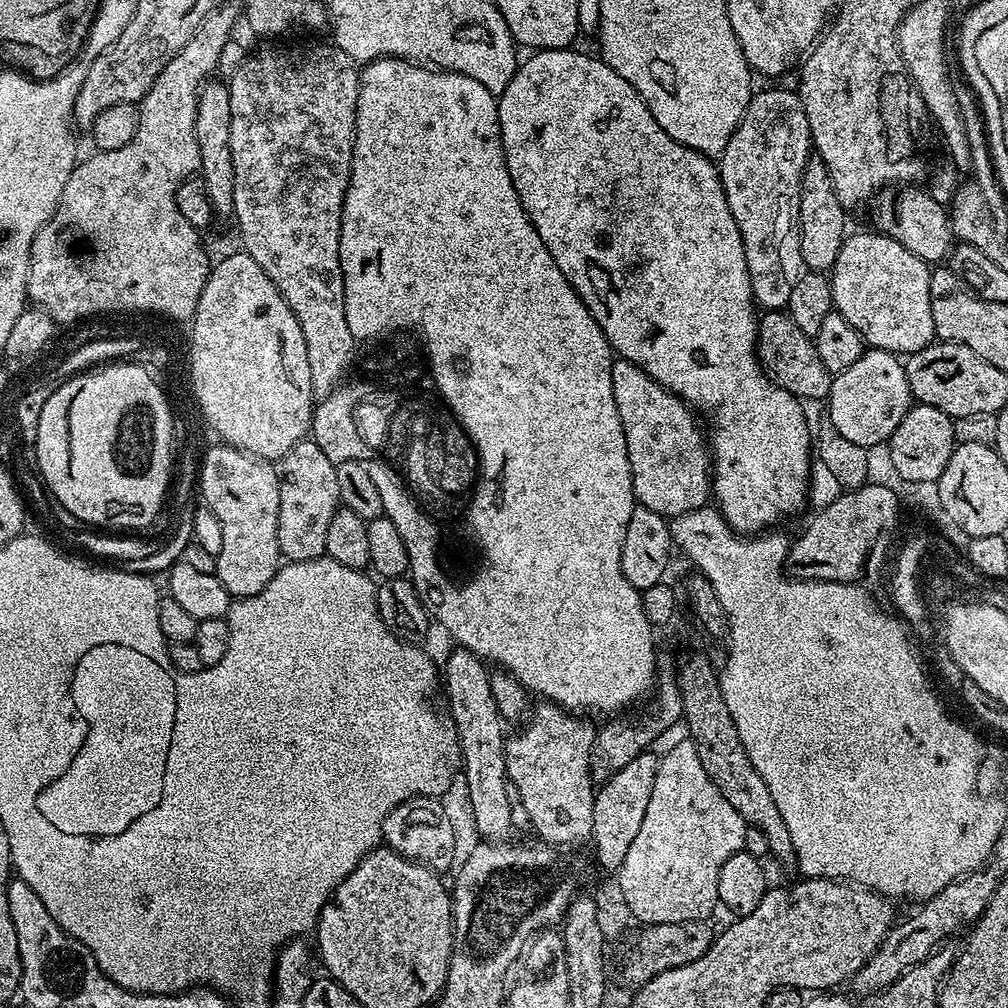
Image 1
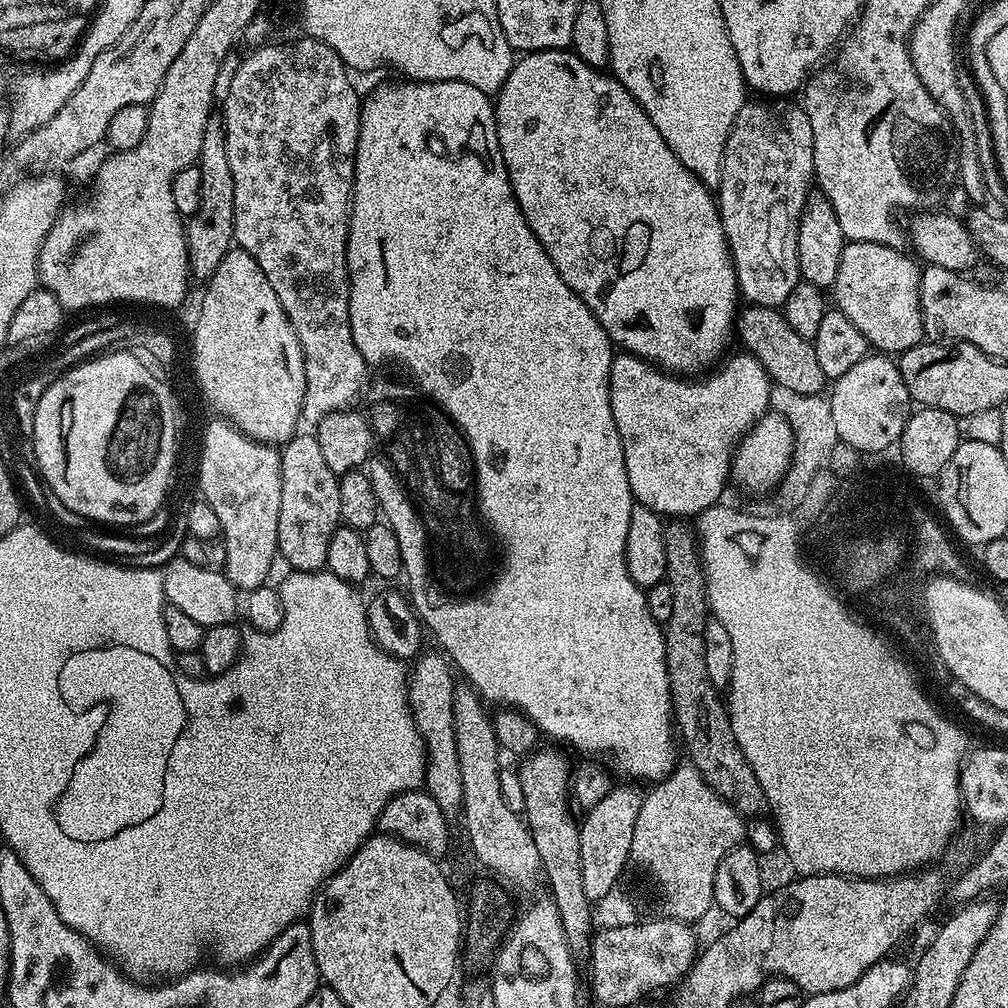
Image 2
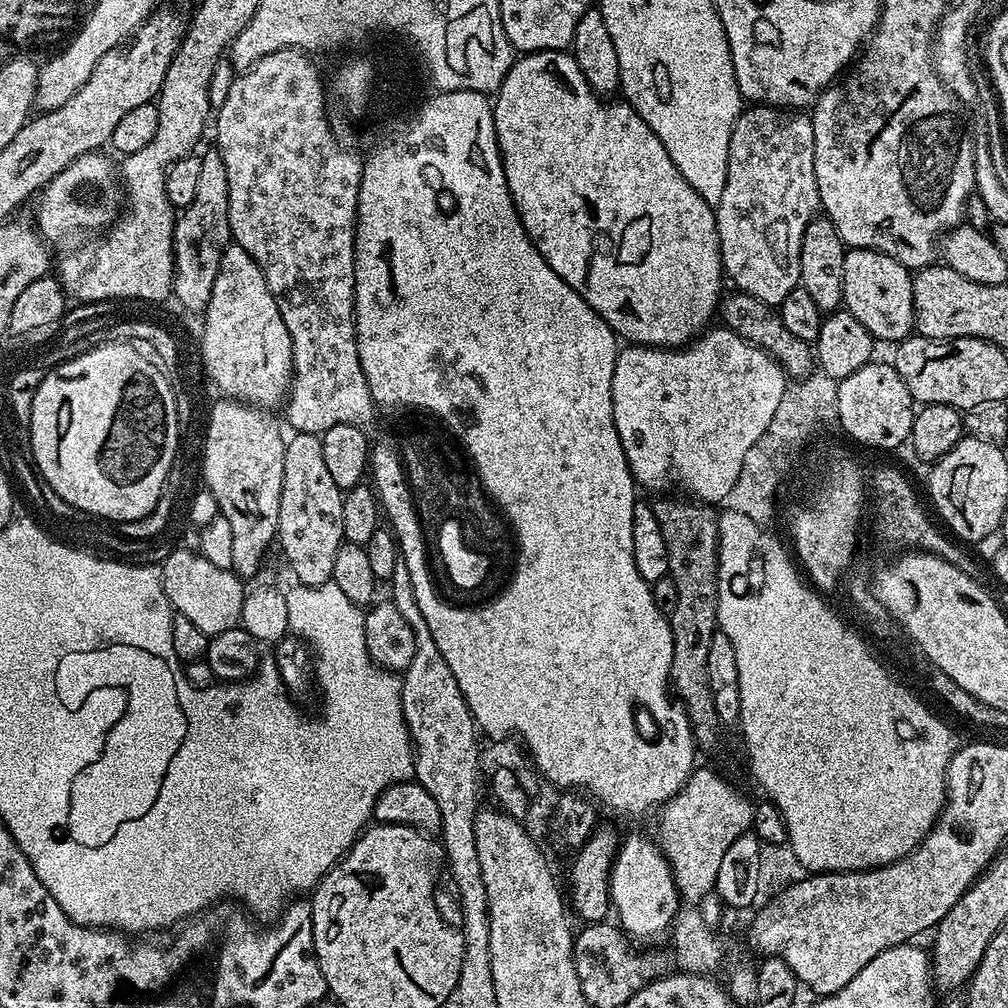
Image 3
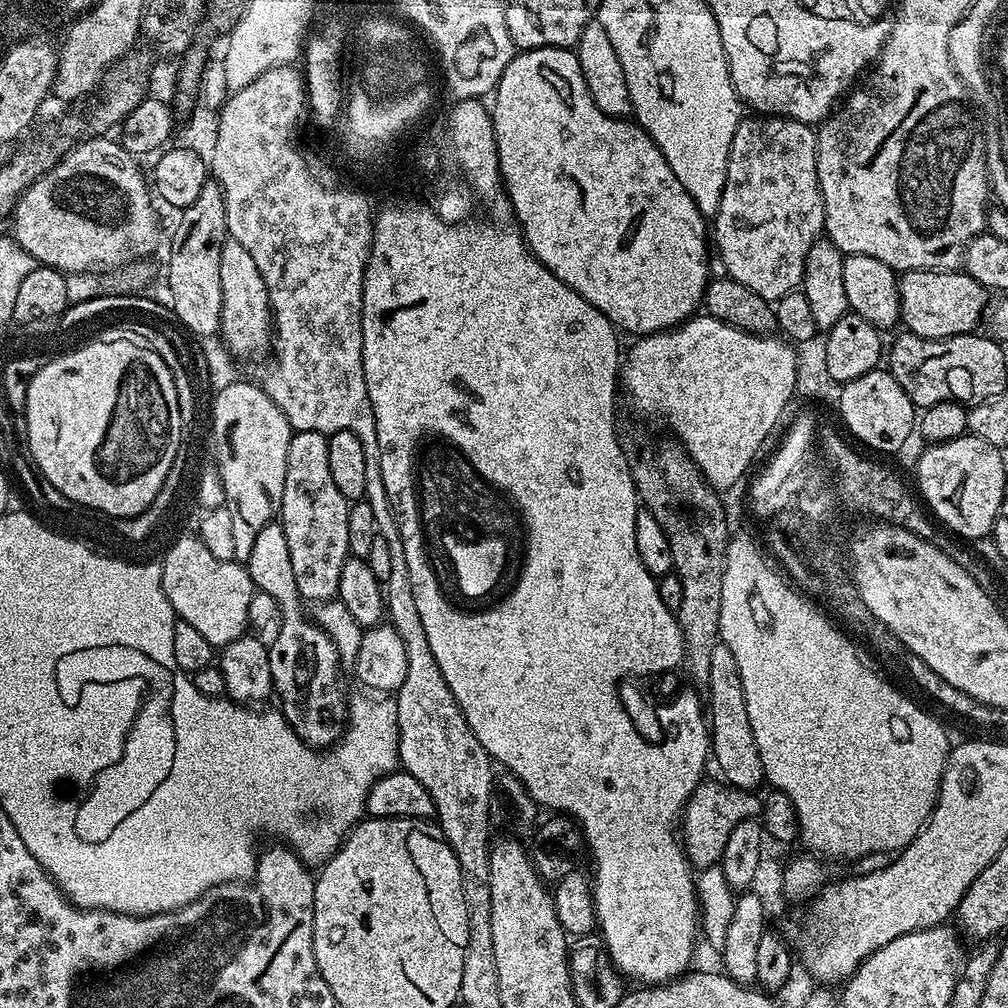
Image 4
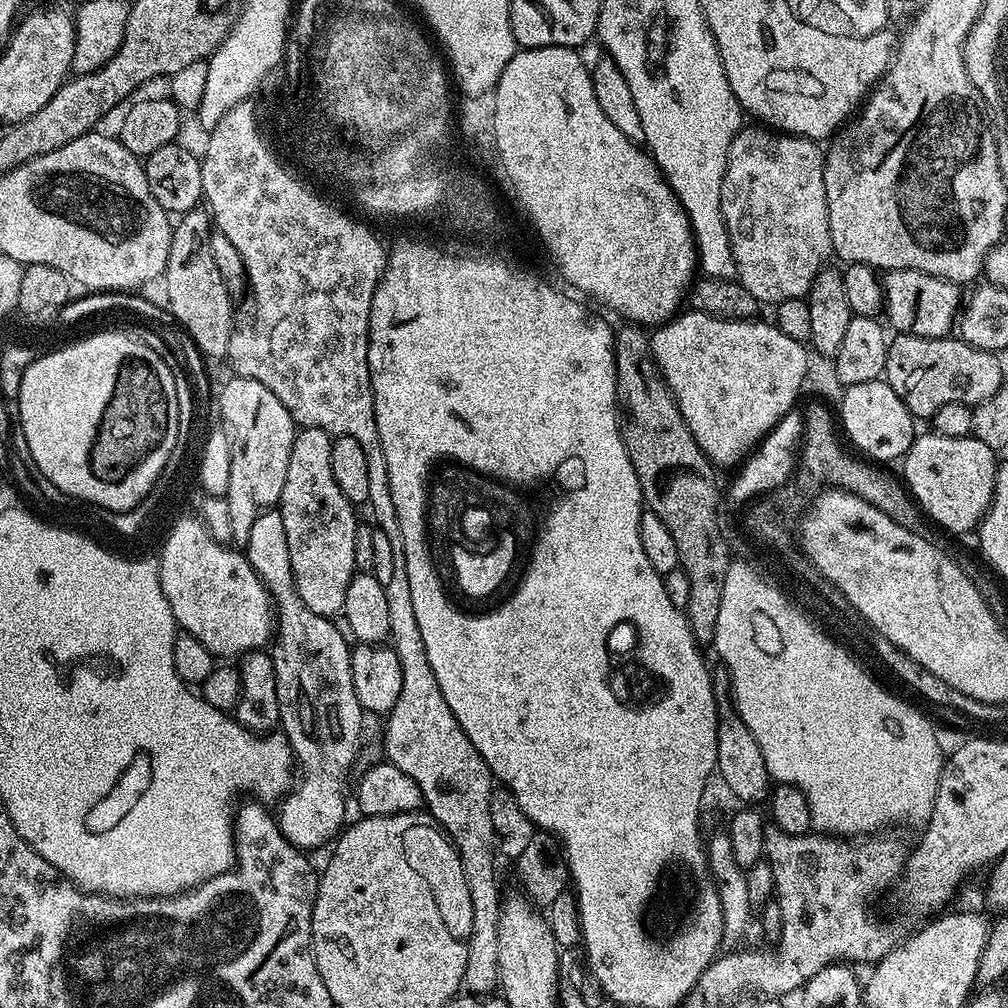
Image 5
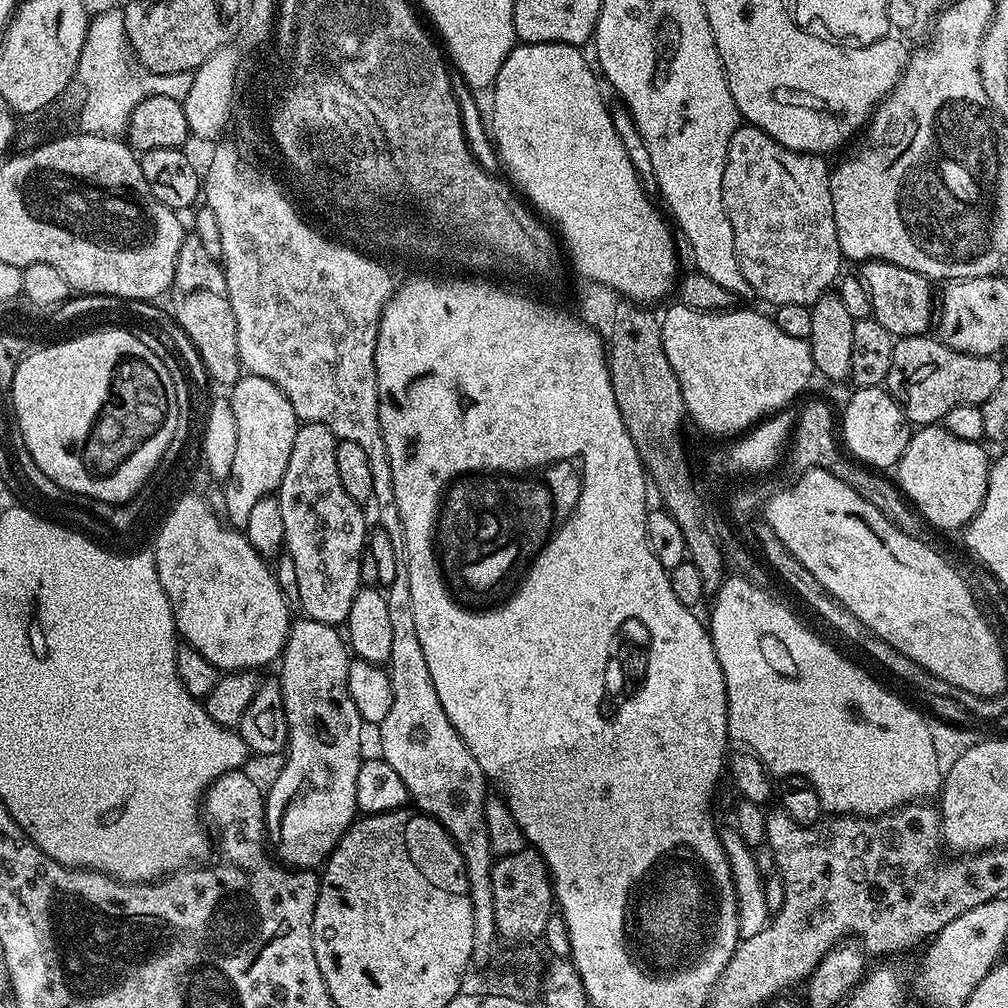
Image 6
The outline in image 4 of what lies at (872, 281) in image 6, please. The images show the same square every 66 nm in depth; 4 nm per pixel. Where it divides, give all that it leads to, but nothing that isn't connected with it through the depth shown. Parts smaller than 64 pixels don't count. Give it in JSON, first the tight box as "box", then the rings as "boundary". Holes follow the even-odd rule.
{"box":[899,268,986,340],"boundary":[[[923,268],[917,272],[905,272],[899,277],[900,316],[899,323],[907,331],[922,338],[945,340],[947,336],[962,336],[973,331],[976,323],[981,323],[986,312],[984,296],[986,290],[973,276],[963,270],[933,270]]]}

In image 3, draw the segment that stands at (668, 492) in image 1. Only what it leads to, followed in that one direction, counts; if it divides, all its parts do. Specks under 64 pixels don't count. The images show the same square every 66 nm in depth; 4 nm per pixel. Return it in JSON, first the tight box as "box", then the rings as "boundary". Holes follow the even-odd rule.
{"box":[612,326,785,506],"boundary":[[[723,326],[709,327],[691,344],[679,348],[621,347],[614,362],[612,413],[633,480],[641,489],[656,492],[652,494],[679,490],[709,506],[723,503],[738,480],[750,446],[770,426],[785,385],[784,371],[774,357]]]}

